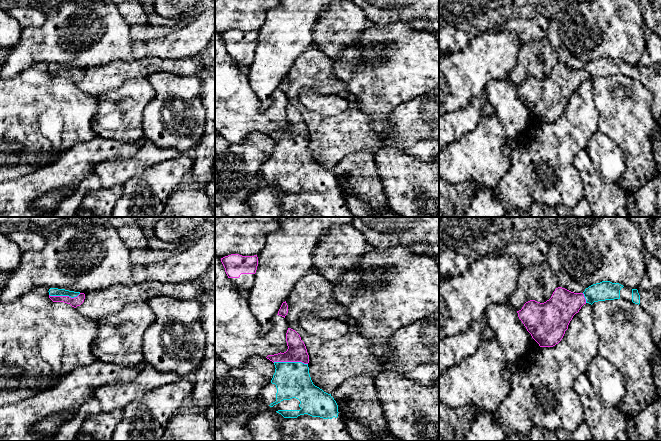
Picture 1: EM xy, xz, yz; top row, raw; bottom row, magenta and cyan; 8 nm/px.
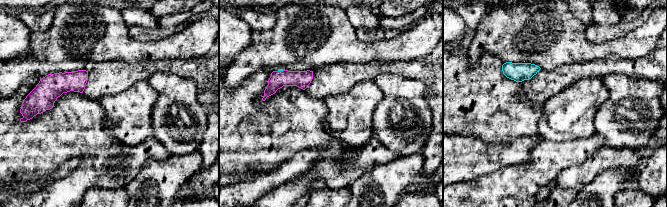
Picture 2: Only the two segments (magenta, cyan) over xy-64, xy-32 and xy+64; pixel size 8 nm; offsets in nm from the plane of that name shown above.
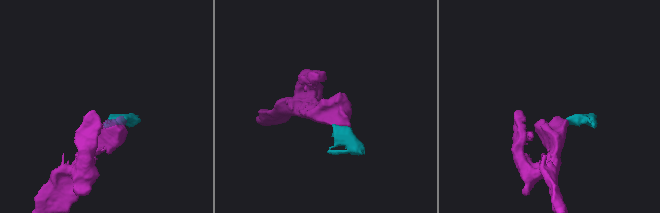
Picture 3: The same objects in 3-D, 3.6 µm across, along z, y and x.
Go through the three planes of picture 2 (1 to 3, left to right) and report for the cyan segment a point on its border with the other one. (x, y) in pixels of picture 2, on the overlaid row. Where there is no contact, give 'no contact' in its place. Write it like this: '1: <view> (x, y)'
1: no contact
2: xy-32 (280, 71)
3: no contact

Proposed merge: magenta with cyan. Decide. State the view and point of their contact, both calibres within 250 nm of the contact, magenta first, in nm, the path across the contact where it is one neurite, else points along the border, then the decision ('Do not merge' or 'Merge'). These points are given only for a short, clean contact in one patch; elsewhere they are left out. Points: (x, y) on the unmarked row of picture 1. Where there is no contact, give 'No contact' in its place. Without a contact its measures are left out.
Touches magenta at xz (290, 137). Thickness 160 nm (magenta) against 280 nm. Path across: xz (296, 128), (296, 131), (290, 137), (292, 155). Merge

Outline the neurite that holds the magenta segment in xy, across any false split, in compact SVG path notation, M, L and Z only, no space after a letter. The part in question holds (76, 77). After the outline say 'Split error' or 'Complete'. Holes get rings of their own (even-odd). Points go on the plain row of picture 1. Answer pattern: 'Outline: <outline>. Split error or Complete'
Outline: M50 64L48 68L49 74L53 78L64 78L70 80L74 84L80 82L85 75L84 69L69 67L65 65Z. Split error

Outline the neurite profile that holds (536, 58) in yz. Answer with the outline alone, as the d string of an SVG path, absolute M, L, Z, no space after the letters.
M547 38L528 41L520 45L517 64L509 73L508 80L519 87L530 76L544 79L556 64L557 57Z

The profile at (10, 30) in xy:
M0 9L0 49L14 49L20 42L22 30L14 17L5 9Z

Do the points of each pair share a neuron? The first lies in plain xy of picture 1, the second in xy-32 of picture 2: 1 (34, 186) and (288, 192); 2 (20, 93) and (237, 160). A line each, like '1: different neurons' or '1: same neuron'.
1: different neurons
2: same neuron

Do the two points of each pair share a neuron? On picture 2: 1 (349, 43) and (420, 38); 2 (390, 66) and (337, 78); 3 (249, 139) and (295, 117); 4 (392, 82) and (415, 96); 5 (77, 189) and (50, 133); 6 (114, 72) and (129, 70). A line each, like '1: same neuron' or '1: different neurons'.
1: same neuron
2: same neuron
3: same neuron
4: same neuron
5: same neuron
6: same neuron

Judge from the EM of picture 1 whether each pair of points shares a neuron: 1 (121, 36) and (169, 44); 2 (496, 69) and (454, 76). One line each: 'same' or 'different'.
1: same
2: same

